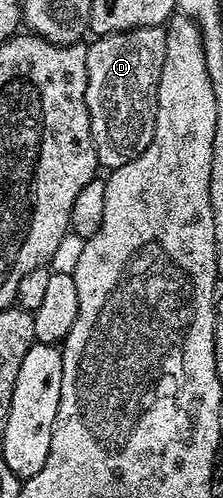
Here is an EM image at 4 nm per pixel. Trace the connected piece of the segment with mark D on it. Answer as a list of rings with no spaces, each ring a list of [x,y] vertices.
[[[142,27],[132,31],[118,31],[112,35],[101,35],[94,40],[95,44],[87,47],[87,84],[85,85],[85,105],[89,109],[89,125],[91,126],[91,136],[93,145],[97,153],[97,161],[100,168],[114,169],[123,167],[129,161],[133,161],[145,149],[149,149],[149,141],[153,141],[155,132],[155,118],[157,117],[157,89],[161,81],[161,65],[165,65],[165,37],[166,30],[163,27]]]

